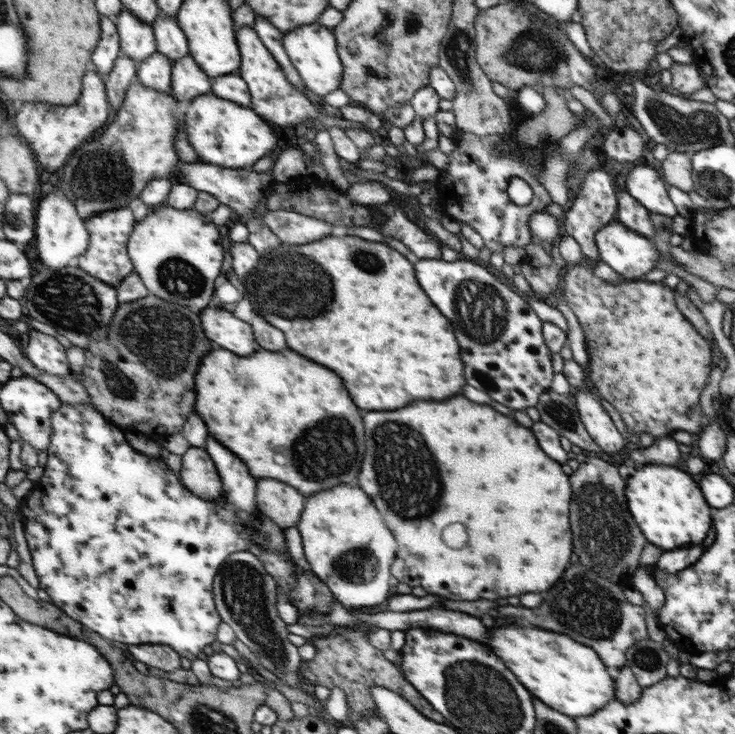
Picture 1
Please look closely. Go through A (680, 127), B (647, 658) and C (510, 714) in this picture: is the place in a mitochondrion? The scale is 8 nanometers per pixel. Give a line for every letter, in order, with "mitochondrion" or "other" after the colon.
A: mitochondrion
B: mitochondrion
C: mitochondrion

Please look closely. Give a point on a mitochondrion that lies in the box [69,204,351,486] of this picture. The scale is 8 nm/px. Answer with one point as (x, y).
(153, 328)

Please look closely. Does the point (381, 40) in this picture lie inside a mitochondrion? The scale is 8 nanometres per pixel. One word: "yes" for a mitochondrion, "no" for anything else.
yes

